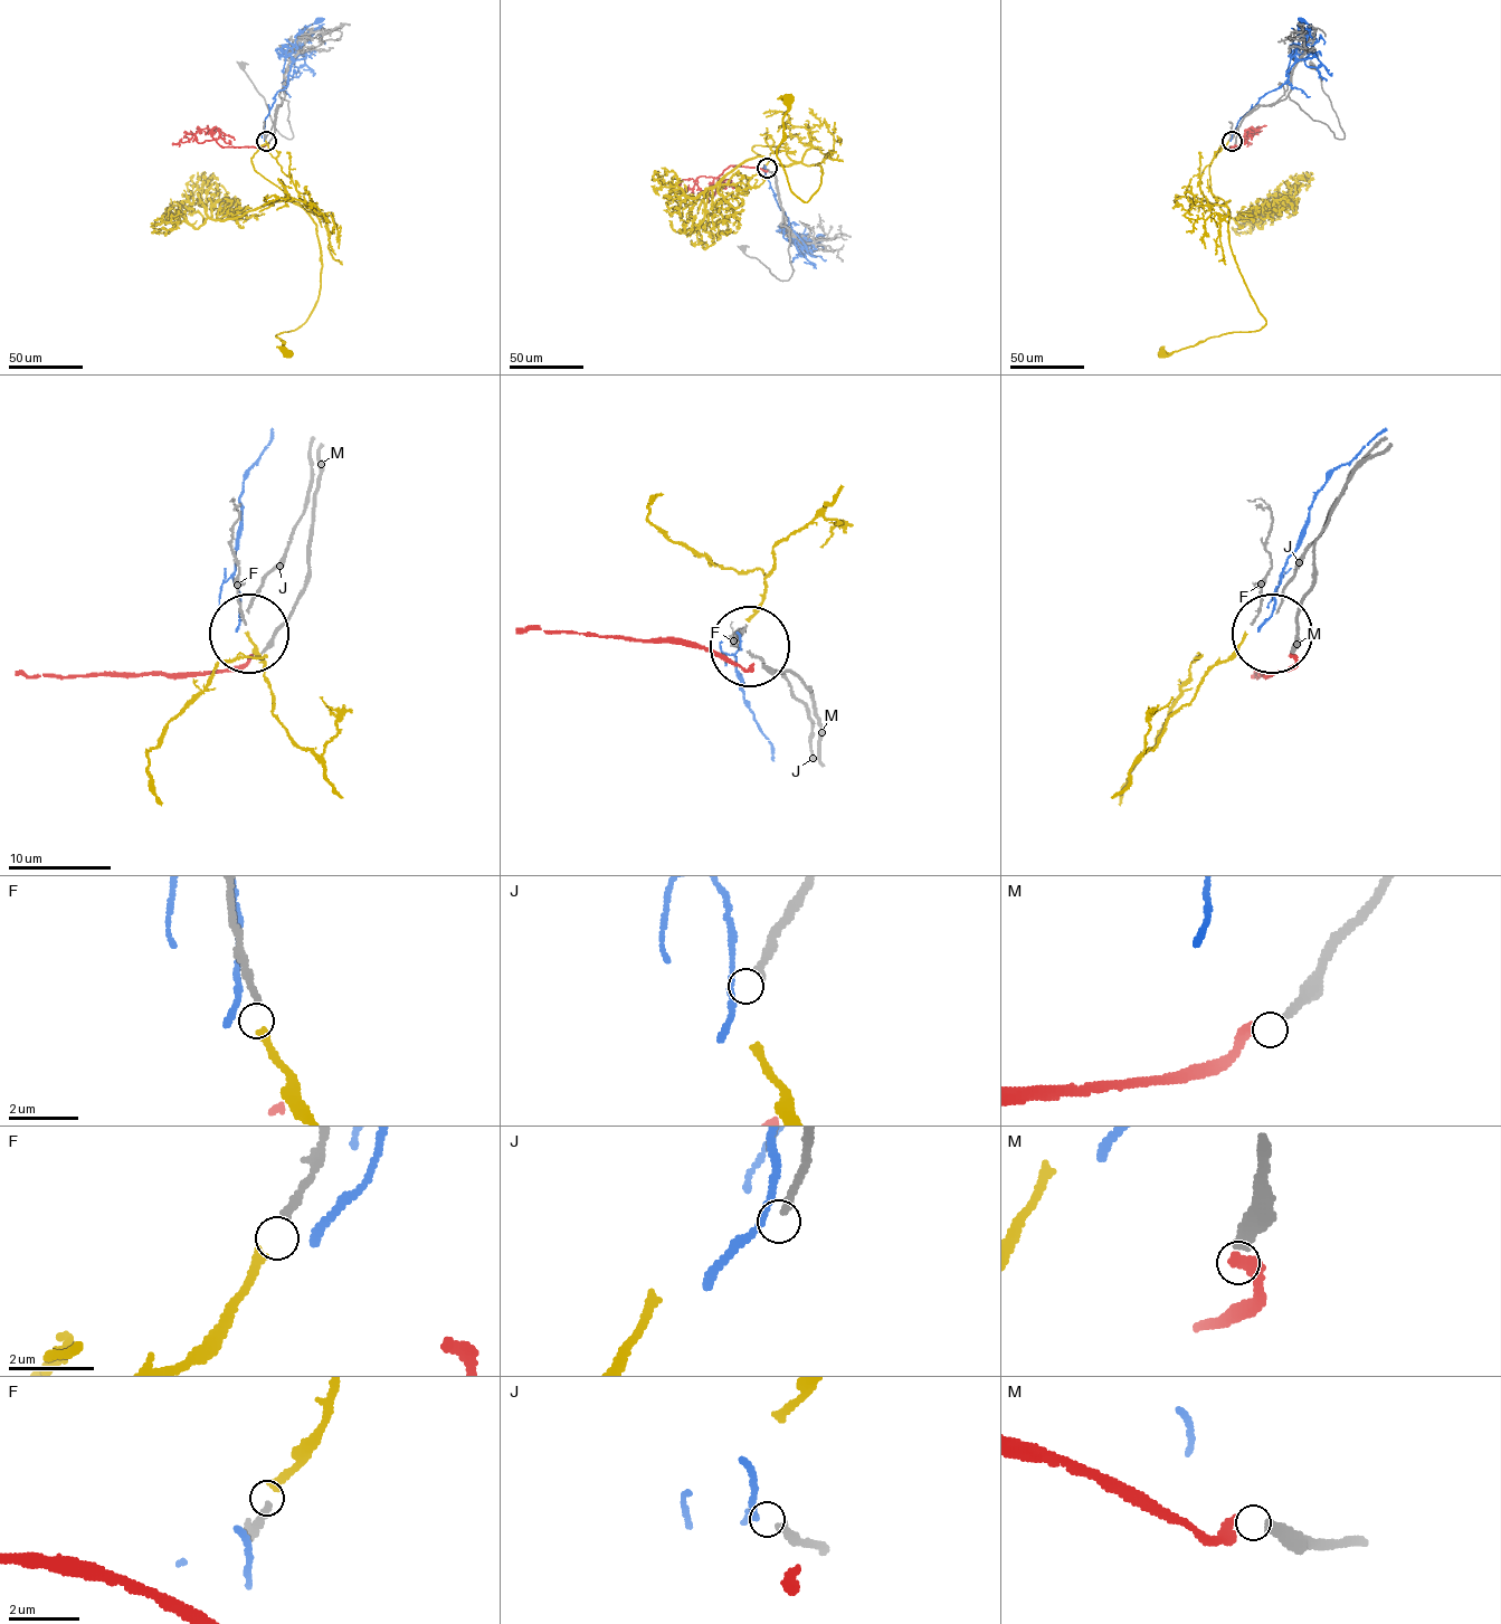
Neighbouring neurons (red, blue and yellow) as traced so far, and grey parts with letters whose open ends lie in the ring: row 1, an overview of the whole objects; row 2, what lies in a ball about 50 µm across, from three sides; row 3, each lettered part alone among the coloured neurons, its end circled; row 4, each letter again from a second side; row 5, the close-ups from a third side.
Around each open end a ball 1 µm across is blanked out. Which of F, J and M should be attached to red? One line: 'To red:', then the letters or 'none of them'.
To red: M

